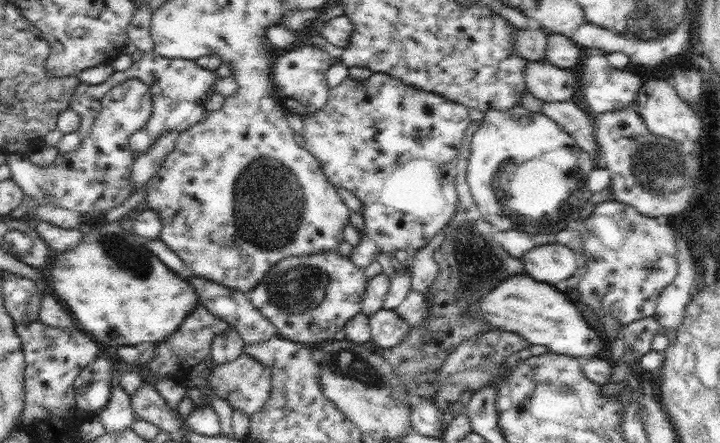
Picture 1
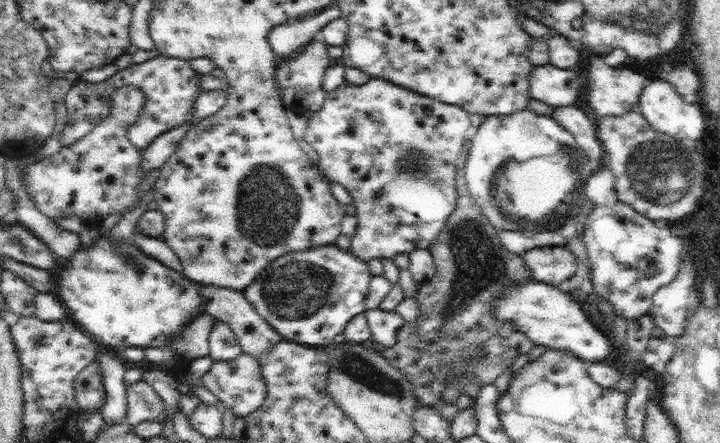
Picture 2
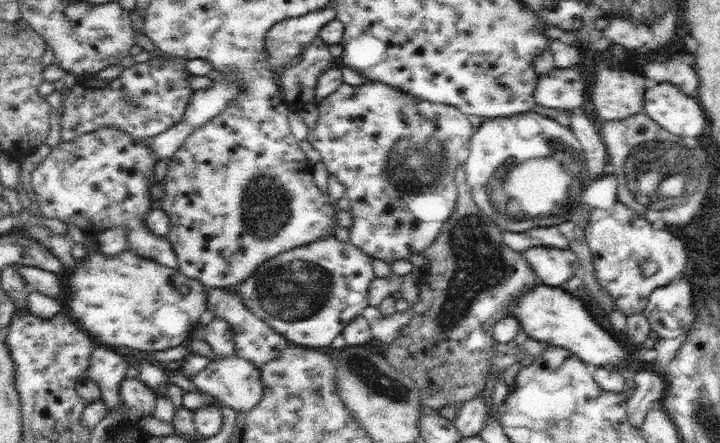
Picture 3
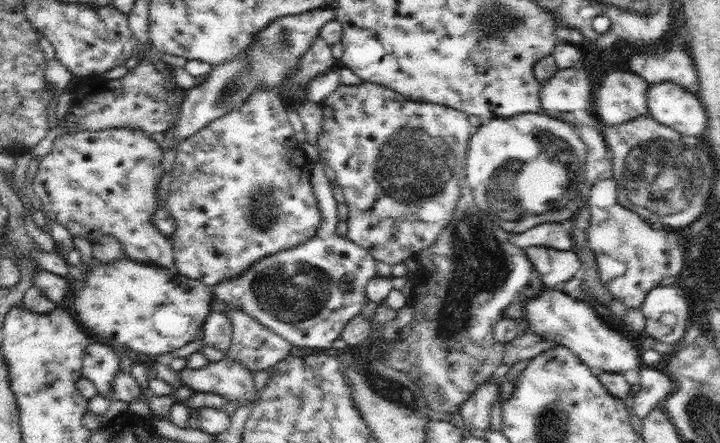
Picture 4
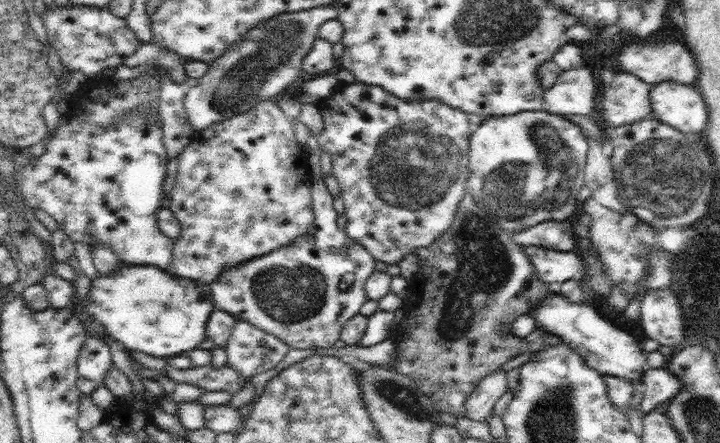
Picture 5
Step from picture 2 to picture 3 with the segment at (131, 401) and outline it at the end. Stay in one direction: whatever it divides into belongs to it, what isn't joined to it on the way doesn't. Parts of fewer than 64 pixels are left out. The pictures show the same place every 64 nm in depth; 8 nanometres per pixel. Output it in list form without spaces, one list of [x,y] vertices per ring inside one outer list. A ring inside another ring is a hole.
[[[123,378],[119,382],[119,396],[123,400],[123,406],[127,406],[127,418],[125,418],[127,424],[153,416],[157,394],[151,388],[147,388],[147,384],[139,382],[137,378]]]

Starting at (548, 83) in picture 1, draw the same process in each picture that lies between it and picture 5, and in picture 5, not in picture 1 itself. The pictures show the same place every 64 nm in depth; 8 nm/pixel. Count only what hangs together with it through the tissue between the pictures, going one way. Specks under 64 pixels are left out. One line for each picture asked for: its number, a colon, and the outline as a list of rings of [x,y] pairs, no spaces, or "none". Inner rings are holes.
2: [[[553,64],[535,66],[529,76],[529,92],[533,100],[547,106],[571,106],[577,100],[579,76],[571,68],[557,68]]]
3: [[[553,68],[547,74],[537,74],[535,102],[545,108],[577,110],[583,104],[585,84],[575,68]]]
4: [[[575,68],[557,70],[553,78],[541,82],[539,100],[543,110],[549,112],[575,112],[585,114],[585,108],[593,106],[589,76]]]
5: [[[587,68],[563,70],[549,90],[543,90],[543,102],[551,114],[591,114],[595,104],[595,84]]]

